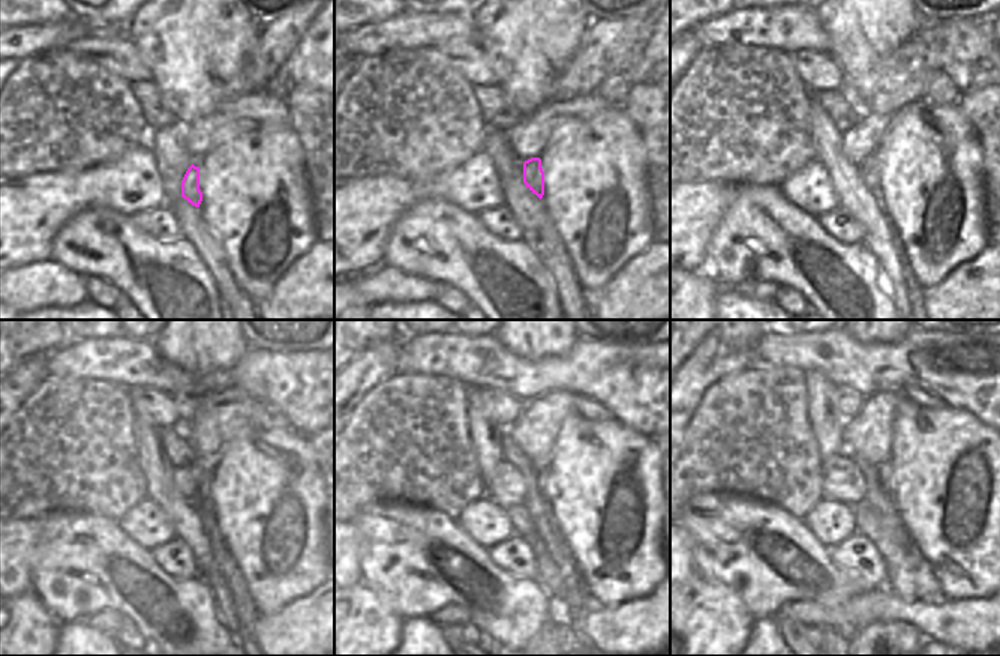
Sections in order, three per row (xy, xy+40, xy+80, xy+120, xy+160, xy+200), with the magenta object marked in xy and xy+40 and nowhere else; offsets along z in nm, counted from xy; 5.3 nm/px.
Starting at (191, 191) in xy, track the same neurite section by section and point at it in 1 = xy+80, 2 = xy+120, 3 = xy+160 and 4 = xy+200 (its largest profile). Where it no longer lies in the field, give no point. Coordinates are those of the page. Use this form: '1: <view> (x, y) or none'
1: xy+80 (870, 168)
2: xy+120 (201, 500)
3: xy+160 (543, 467)
4: xy+200 (885, 469)

